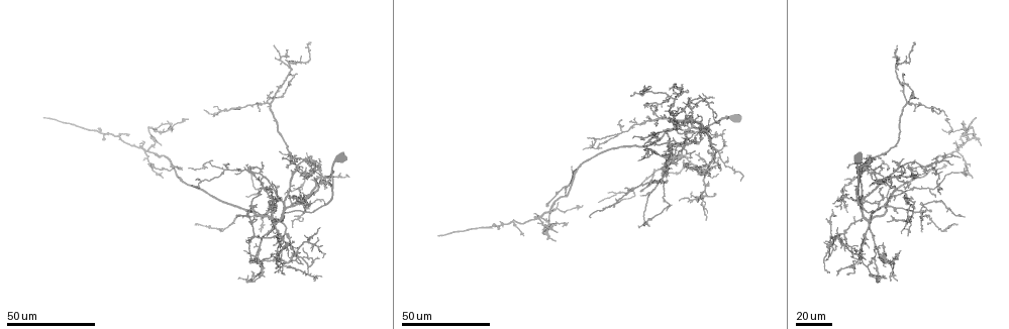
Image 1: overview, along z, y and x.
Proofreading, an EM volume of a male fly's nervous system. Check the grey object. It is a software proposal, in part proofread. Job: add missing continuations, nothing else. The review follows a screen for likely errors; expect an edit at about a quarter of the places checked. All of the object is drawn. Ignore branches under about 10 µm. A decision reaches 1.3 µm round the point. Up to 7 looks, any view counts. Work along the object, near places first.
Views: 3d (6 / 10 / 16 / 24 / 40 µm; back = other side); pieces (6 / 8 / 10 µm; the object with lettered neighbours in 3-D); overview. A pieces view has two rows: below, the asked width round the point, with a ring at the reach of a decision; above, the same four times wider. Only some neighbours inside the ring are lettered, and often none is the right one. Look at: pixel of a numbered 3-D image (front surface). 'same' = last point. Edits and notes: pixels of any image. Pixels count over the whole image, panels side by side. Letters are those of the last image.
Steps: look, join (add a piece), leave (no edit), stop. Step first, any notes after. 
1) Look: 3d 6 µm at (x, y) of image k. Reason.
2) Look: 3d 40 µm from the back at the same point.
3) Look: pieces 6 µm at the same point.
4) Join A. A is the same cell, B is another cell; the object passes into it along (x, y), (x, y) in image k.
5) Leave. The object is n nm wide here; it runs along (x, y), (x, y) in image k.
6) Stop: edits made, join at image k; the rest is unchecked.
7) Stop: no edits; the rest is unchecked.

Look: 3d 40 µm at (42, 116) of image 1. End of a long branch.

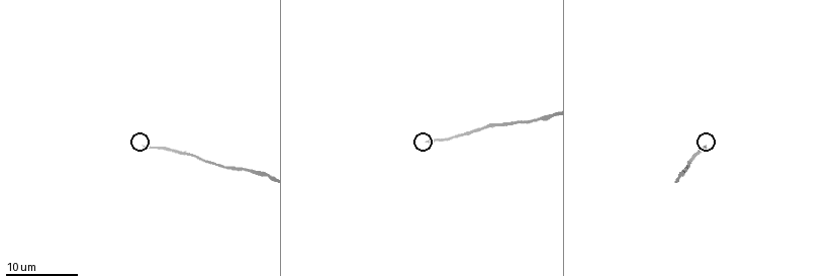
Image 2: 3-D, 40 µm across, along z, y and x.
Look: pieces 8 µm at (144, 147) of image 2.

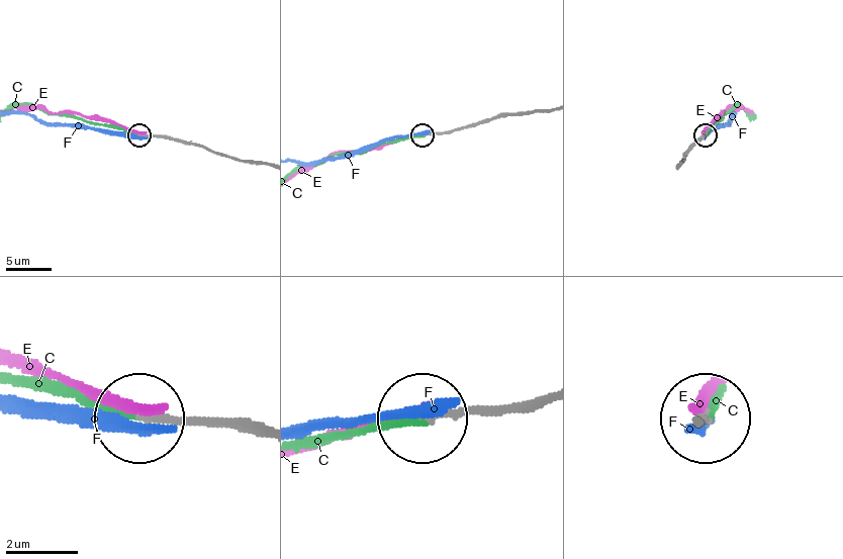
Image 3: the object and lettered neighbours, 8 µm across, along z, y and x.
Join C. C is the same cell, E and F are other cells; the object passes into it along (701, 137), (736, 104), (744, 110) in image 3; it goes on there.

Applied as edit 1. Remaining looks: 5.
Look: 3d 40 µm at (556, 240) of image 1. Thin end.

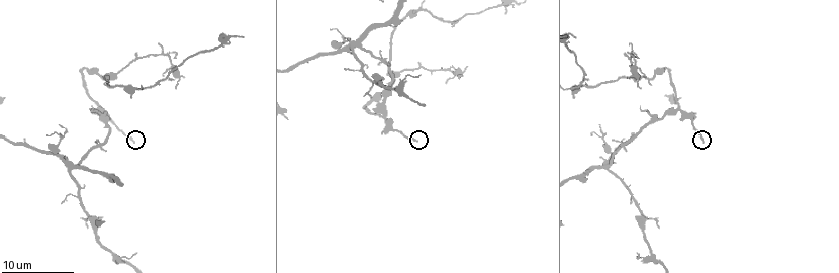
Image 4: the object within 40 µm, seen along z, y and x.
Look: pieces 10 µm at (417, 141) of image 4.

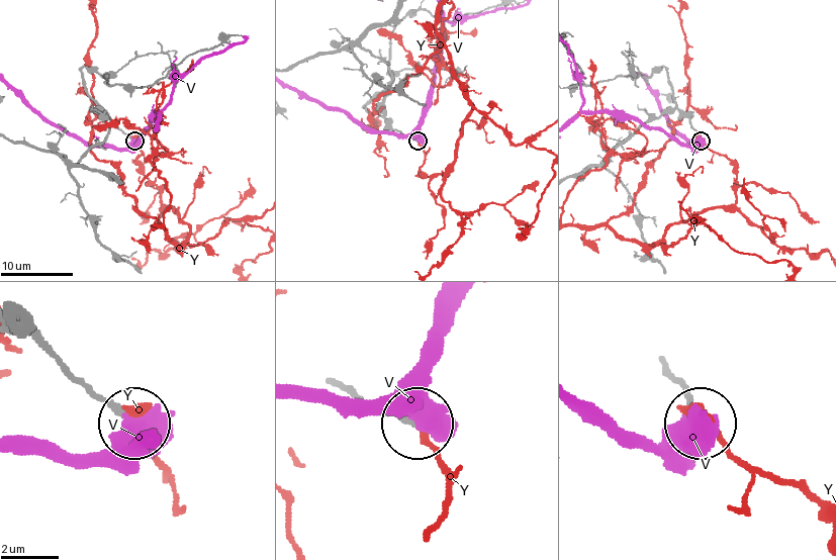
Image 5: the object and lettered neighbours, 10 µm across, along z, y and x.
Leave. V and Y are other cells; it runs along (343, 382), (412, 422) in image 5; no lettered piece goes on from it.

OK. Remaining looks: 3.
Look: 3d 6 µm at (423, 104) of image 4. An open end.

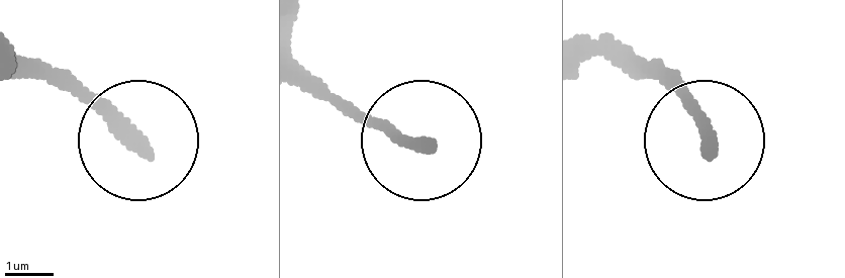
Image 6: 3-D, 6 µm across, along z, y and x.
Look: pieces 10 µm at (426, 146) of image 6. What lies round it.

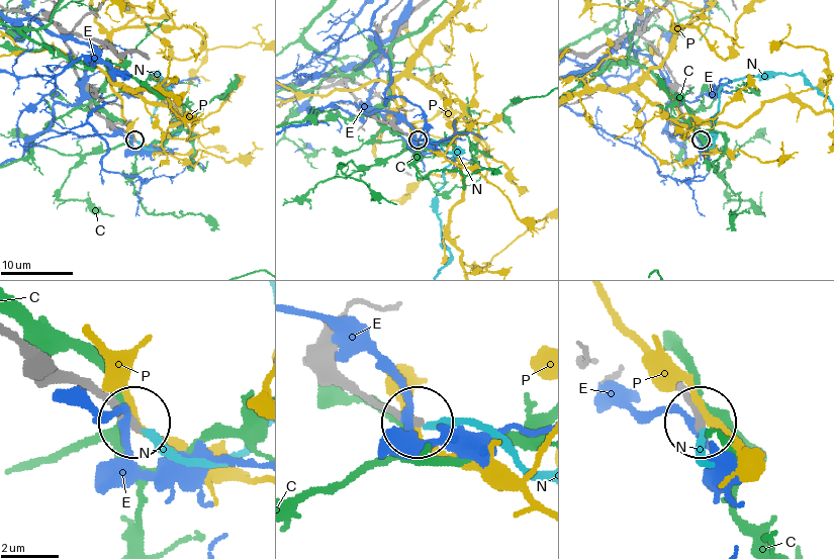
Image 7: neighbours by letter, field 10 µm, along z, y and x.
Join N. N is the same cell, C, E and P are other cells; the object passes into it along (344, 383), (413, 420), (479, 423), (539, 470) in image 7; the neuron continues.

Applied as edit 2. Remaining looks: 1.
Stop: edits made, join at image 3, join at image 7; the rest is unchecked.

